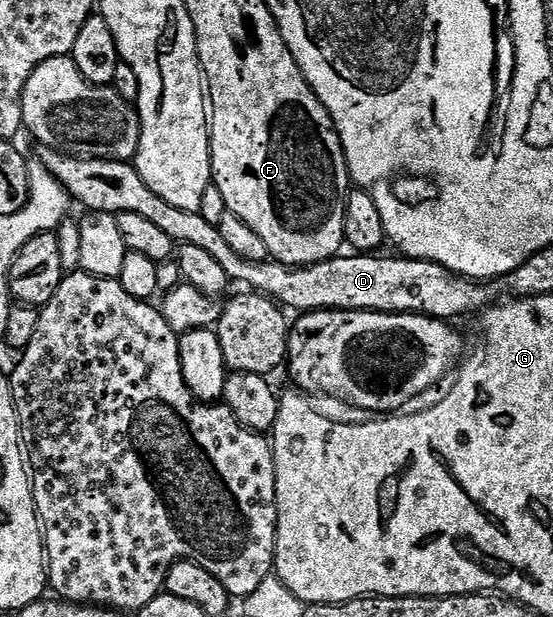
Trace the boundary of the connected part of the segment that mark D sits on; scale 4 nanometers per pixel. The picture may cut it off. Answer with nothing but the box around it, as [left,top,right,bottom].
[40,148,491,320]

